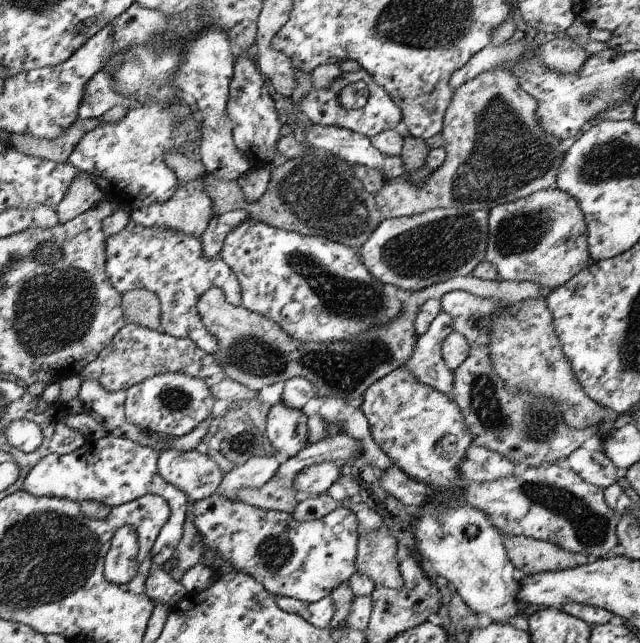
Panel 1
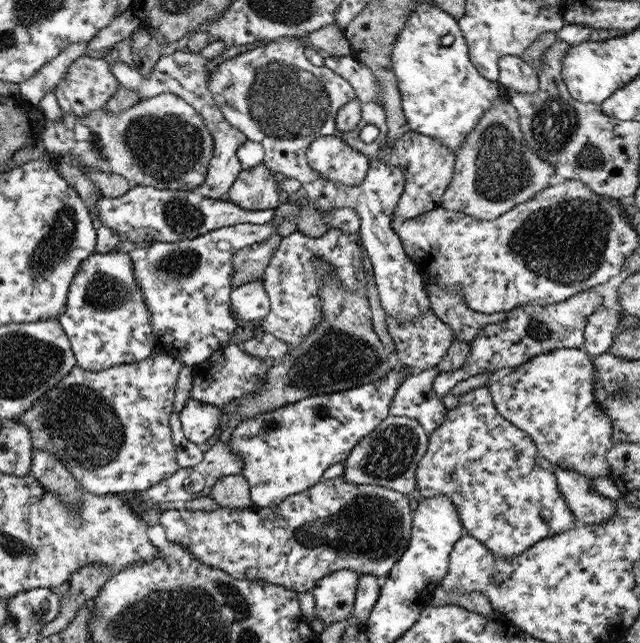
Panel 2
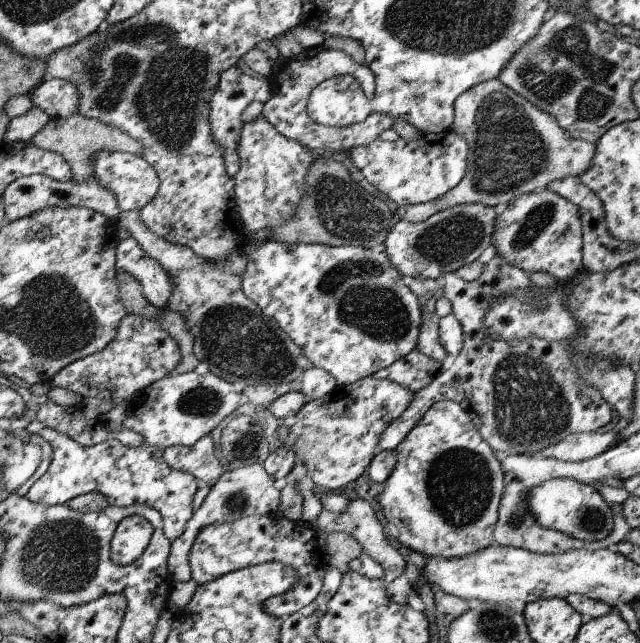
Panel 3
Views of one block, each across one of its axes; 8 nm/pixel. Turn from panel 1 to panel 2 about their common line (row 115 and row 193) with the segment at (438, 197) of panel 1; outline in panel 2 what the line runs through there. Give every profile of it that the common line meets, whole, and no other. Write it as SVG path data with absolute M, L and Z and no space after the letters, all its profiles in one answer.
M506 98L491 103L453 154L453 175L439 207L479 220L494 220L529 200L549 186L549 178L554 175L547 162L528 150L518 125L517 111Z

